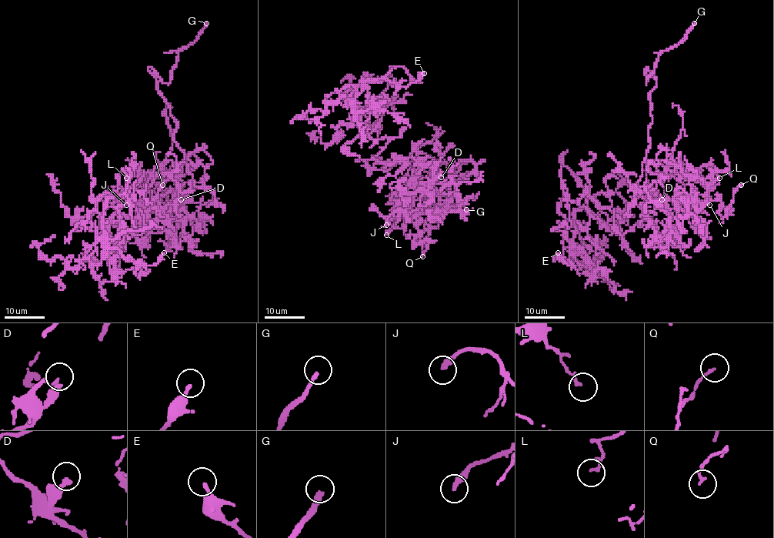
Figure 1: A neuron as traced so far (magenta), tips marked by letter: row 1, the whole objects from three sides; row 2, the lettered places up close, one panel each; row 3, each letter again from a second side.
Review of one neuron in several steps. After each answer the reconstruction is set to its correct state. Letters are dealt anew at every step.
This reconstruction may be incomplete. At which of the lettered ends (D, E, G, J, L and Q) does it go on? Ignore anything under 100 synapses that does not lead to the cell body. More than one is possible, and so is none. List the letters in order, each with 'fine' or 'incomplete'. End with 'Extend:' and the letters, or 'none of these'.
D: fine
E: fine
G: incomplete
J: fine
L: fine
Q: fine
Extend: G

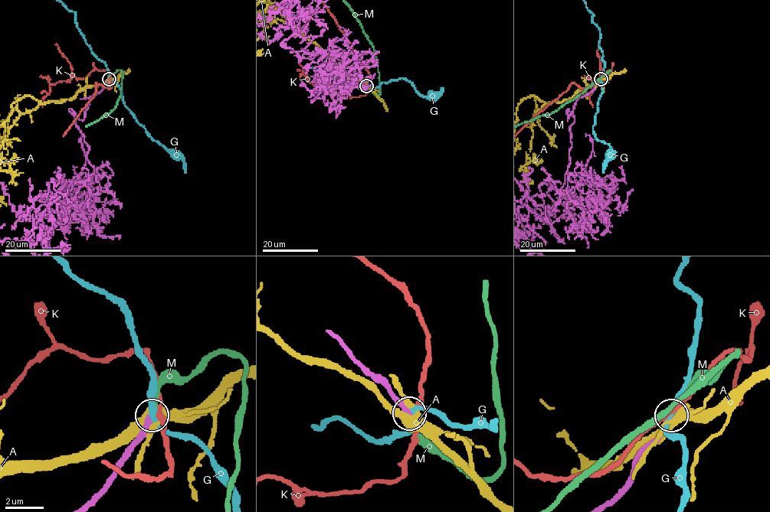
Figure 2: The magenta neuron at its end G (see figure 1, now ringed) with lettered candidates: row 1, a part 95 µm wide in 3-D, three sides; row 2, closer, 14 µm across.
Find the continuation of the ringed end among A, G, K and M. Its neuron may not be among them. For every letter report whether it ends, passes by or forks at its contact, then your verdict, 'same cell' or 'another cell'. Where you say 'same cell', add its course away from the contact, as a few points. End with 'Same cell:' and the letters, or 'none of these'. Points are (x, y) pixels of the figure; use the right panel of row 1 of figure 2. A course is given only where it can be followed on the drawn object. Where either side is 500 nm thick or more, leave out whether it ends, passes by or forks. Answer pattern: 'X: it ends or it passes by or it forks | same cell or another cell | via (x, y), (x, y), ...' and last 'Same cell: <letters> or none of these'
A: it forks | another cell
G: it passes by | another cell
K: it passes by | another cell
M: it ends | same cell
Same cell: M

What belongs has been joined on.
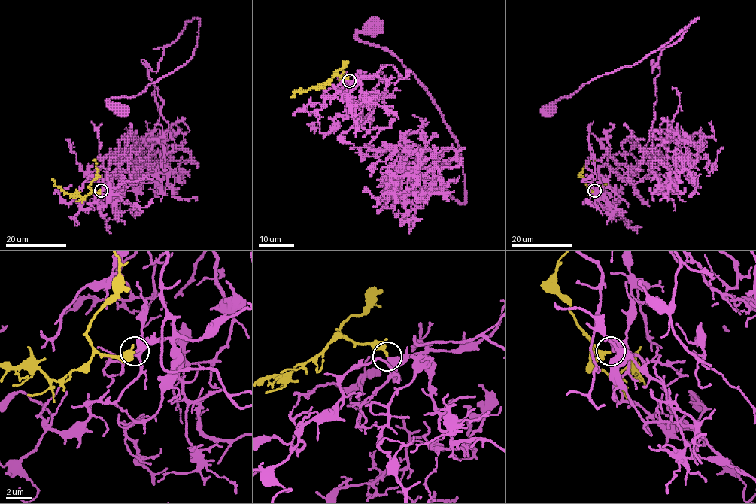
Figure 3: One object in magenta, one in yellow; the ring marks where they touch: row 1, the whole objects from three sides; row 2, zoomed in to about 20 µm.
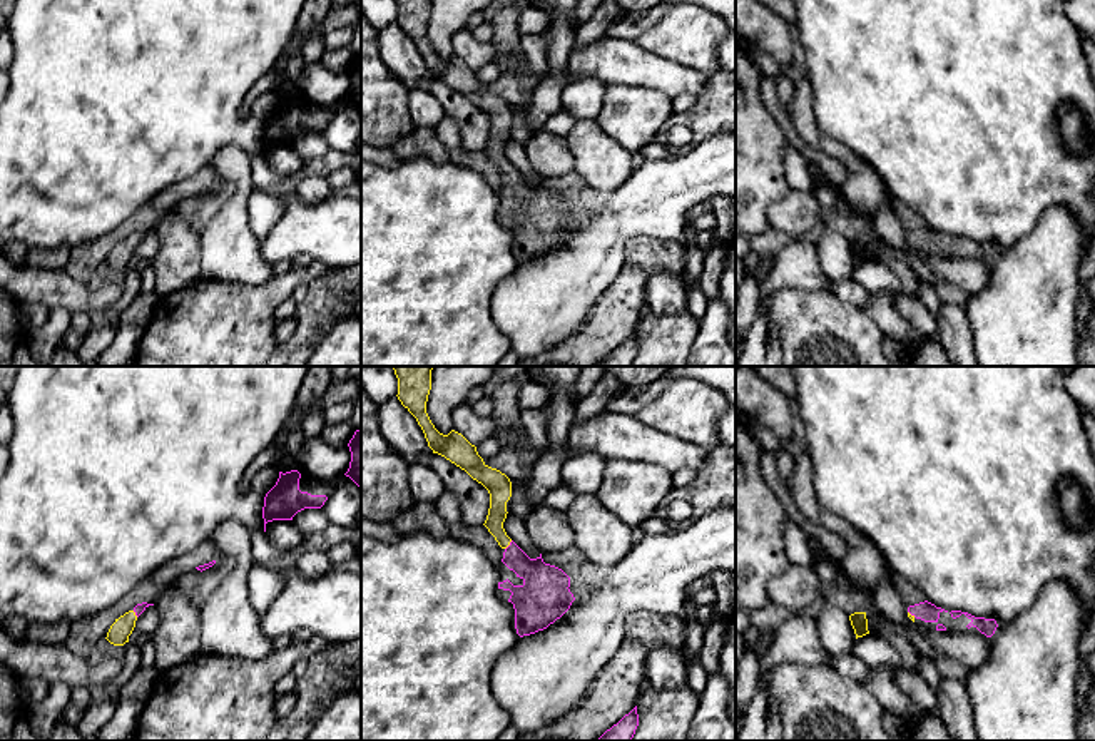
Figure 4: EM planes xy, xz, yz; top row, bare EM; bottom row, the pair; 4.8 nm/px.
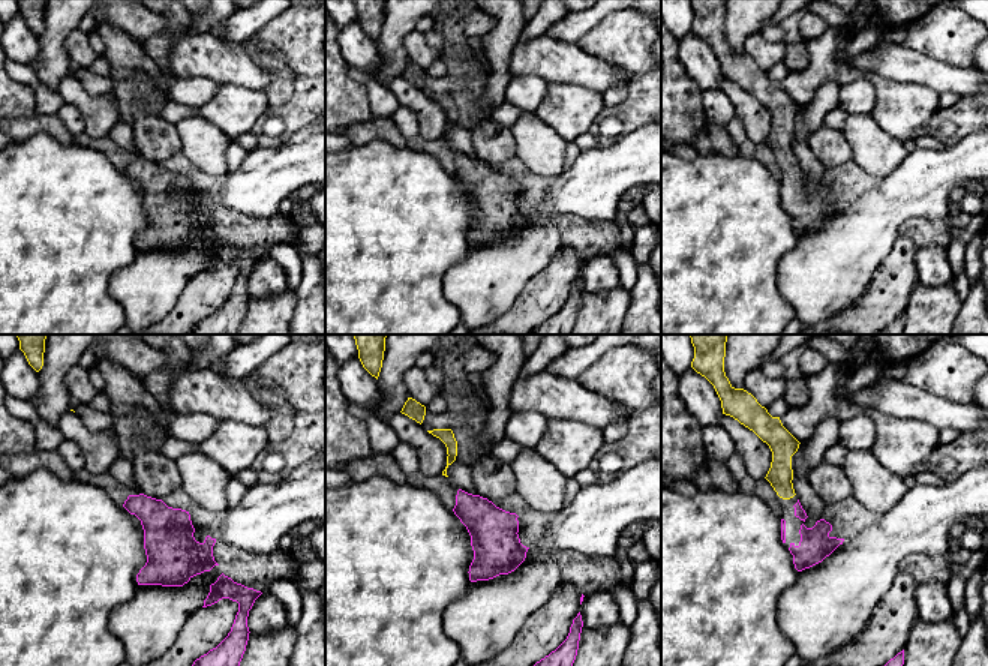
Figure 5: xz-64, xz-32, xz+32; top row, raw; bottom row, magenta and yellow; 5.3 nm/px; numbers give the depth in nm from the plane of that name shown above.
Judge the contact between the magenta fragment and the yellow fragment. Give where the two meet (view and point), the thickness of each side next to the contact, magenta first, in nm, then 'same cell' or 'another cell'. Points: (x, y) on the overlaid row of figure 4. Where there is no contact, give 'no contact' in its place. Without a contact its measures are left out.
xz (509, 546) | 200/100 nm | same cell

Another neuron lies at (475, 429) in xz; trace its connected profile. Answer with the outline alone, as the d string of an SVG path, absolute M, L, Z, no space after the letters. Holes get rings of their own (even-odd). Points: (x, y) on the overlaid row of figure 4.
M468 403L456 406L451 413L451 430L461 433L471 445L495 437L502 428L502 420L478 416Z

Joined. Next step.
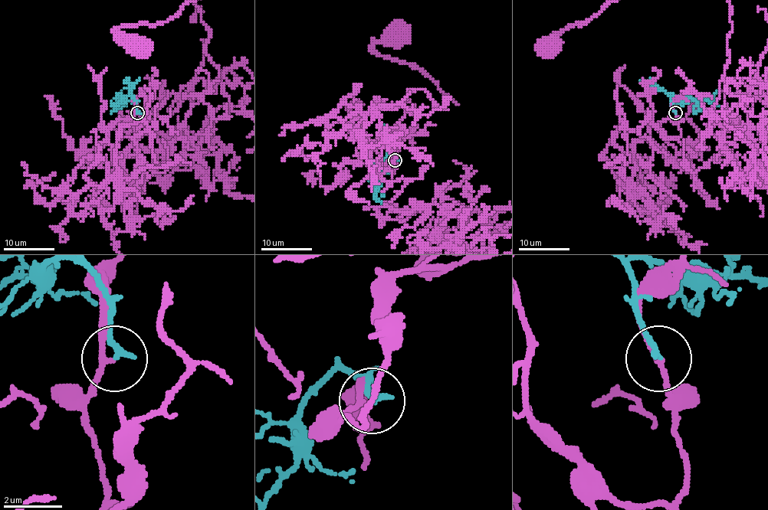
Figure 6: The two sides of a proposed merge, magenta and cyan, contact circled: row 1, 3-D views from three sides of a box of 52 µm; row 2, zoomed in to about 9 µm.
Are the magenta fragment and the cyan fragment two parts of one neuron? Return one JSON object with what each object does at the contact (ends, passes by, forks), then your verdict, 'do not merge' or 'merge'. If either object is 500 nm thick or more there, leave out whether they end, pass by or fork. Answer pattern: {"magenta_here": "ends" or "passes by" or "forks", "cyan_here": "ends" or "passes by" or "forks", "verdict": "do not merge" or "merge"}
{"magenta_here": "passes by", "cyan_here": "ends", "verdict": "do not merge"}

